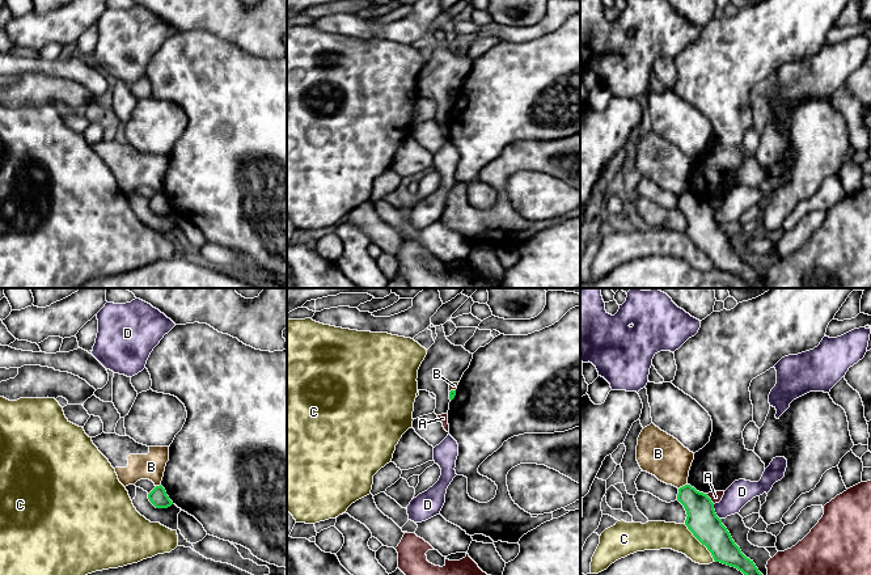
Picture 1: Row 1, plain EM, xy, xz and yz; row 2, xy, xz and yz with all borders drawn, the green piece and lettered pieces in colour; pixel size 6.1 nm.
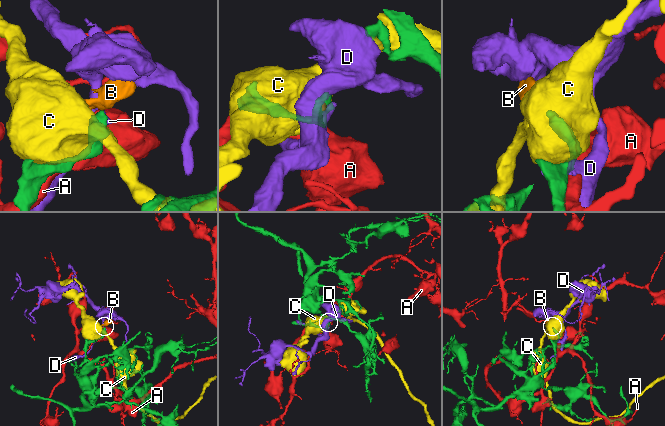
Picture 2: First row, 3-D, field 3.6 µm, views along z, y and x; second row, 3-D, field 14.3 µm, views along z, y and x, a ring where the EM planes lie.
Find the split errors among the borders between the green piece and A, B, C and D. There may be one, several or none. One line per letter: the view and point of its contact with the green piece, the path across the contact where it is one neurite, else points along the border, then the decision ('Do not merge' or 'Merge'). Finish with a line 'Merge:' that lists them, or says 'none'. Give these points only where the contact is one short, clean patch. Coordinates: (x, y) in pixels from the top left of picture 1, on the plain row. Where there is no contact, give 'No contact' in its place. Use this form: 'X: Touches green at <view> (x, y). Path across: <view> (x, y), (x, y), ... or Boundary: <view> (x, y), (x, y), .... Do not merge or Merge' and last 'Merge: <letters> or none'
A: Touches green at yz (710, 206). Do not merge
B: Touches green at yz (683, 193). Boundary: yz (686, 190), (679, 195). Do not merge
C: Touches green at yz (700, 248). Do not merge
D: Touches green at yz (714, 219). Do not merge
Merge: none

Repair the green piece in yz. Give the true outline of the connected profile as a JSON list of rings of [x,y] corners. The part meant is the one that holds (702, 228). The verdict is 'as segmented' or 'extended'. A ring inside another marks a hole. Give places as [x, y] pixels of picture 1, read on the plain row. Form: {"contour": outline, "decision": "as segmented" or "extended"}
{"contour": [[[690,191],[678,195],[677,207],[686,217],[685,232],[693,242],[707,254],[715,269],[731,272],[747,282],[752,288],[765,288],[753,267],[747,265],[732,246],[714,216],[707,200]]], "decision": "as segmented"}

